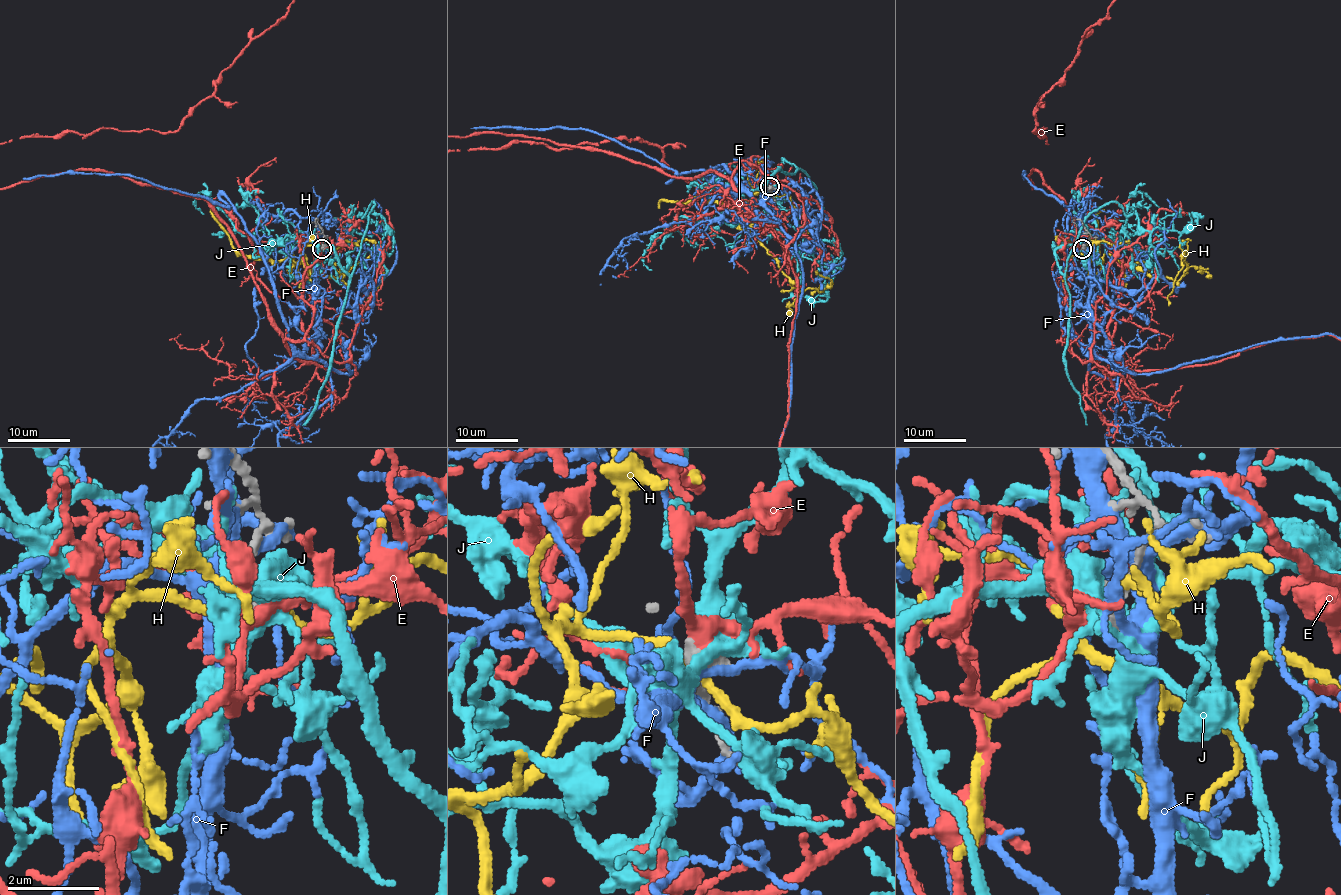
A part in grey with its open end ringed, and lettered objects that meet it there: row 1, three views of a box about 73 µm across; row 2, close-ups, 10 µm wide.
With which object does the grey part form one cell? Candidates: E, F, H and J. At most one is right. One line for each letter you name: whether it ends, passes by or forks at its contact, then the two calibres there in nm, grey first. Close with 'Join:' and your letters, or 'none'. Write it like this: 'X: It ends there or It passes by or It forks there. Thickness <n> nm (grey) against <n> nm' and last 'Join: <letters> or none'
E: It passes by. Thickness 550 nm (grey) against 280 nm
Join: E

